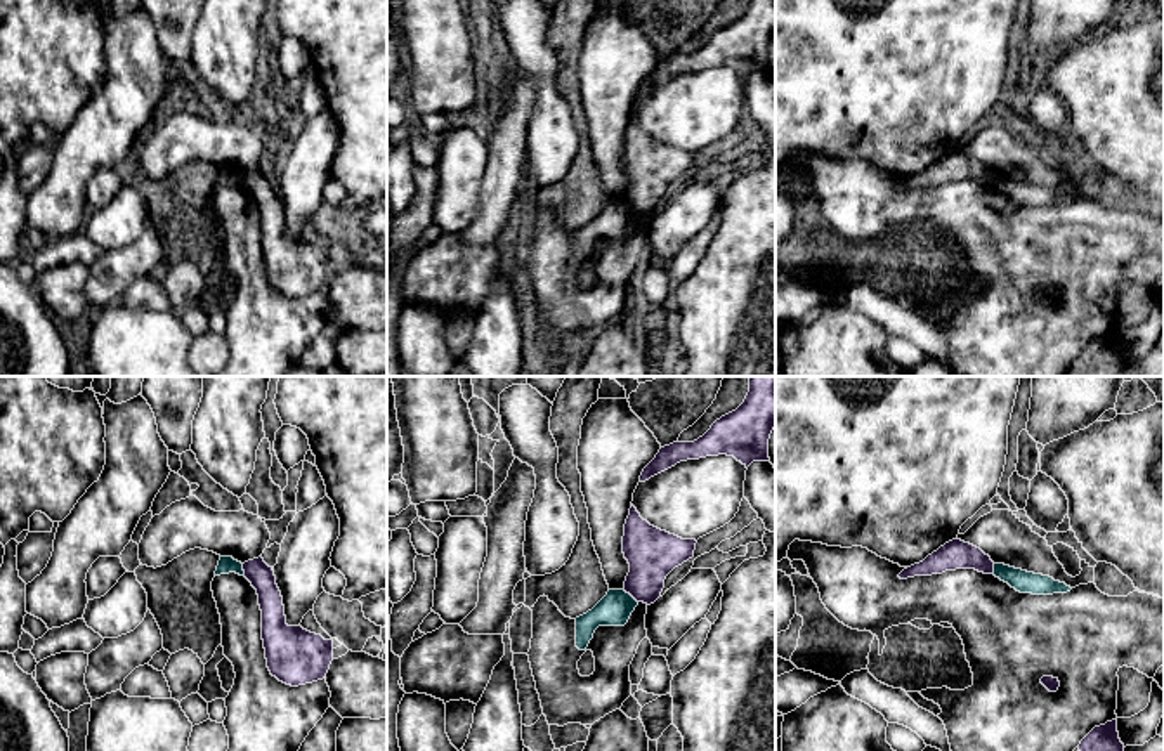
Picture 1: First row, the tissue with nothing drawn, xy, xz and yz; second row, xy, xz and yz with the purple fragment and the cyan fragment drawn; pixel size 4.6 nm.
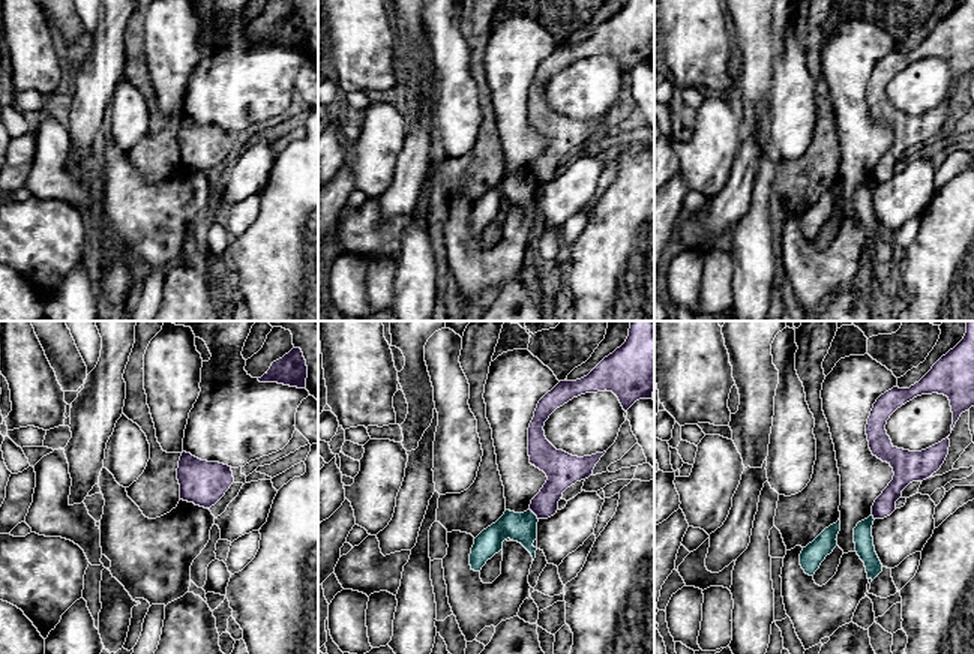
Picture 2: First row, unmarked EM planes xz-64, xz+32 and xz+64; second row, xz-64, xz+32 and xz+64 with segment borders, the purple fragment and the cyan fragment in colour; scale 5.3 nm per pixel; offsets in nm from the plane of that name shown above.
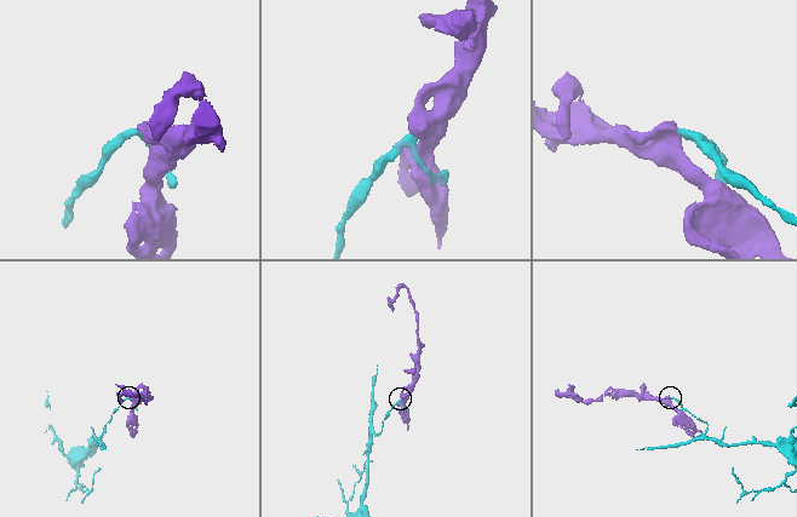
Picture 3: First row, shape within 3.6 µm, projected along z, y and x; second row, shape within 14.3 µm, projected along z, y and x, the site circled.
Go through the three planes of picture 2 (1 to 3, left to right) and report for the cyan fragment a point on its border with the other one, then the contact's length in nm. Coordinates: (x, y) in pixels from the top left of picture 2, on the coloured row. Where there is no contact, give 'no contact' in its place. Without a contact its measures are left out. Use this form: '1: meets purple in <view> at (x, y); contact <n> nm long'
1: no contact
2: meets purple in xz+32 at (535, 513); contact 80 nm long
3: meets purple in xz+64 at (874, 518); contact 30 nm long

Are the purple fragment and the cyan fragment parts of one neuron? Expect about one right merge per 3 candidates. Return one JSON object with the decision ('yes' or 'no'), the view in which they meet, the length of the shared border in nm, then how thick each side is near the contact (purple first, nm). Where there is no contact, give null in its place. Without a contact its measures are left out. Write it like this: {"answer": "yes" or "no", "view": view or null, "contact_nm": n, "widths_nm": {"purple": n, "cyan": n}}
{"answer": "no", "view": "xz", "contact_nm": 90, "widths_nm": {"purple": 240, "cyan": 160}}

